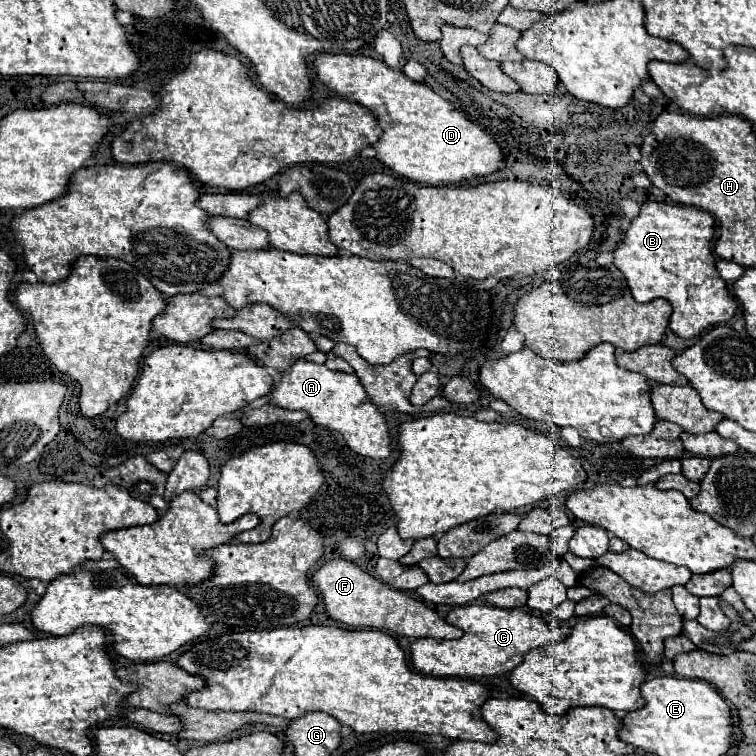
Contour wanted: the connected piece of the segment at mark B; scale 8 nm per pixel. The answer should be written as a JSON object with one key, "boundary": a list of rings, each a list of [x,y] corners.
{"boundary":[[[645,201],[613,253],[615,267],[625,275],[633,299],[639,303],[657,297],[667,299],[673,307],[669,327],[685,339],[697,337],[715,323],[729,321],[737,309],[727,283],[715,269],[715,255],[711,251],[713,225],[711,215],[697,207]]]}

